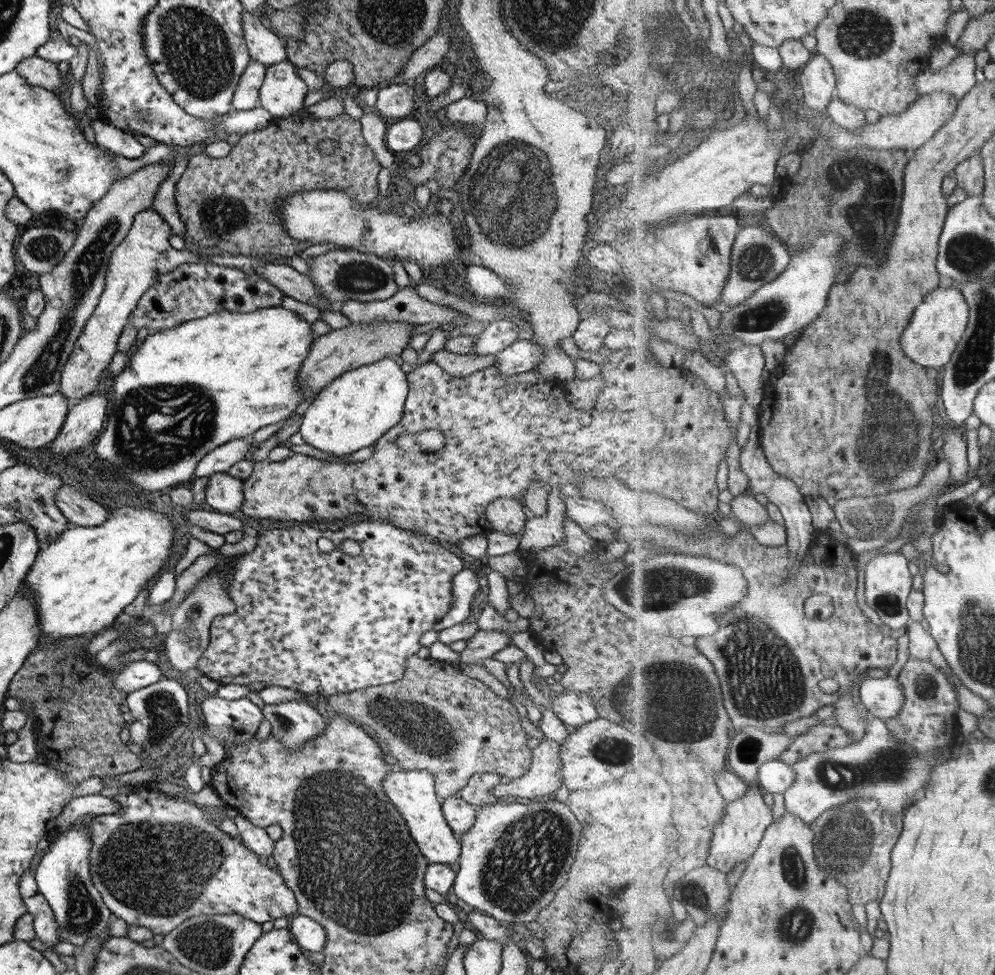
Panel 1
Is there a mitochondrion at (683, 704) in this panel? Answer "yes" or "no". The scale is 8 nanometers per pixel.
yes

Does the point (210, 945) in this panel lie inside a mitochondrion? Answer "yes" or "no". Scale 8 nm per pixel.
yes

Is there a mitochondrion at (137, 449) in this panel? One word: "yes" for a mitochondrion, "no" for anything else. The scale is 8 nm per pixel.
yes

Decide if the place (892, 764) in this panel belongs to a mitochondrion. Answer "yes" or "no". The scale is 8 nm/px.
yes

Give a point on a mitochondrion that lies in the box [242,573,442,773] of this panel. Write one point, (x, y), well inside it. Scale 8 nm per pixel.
(283, 723)

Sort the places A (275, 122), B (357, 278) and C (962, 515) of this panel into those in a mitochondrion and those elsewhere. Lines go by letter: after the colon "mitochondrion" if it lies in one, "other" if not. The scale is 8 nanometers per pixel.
A: other
B: mitochondrion
C: other

